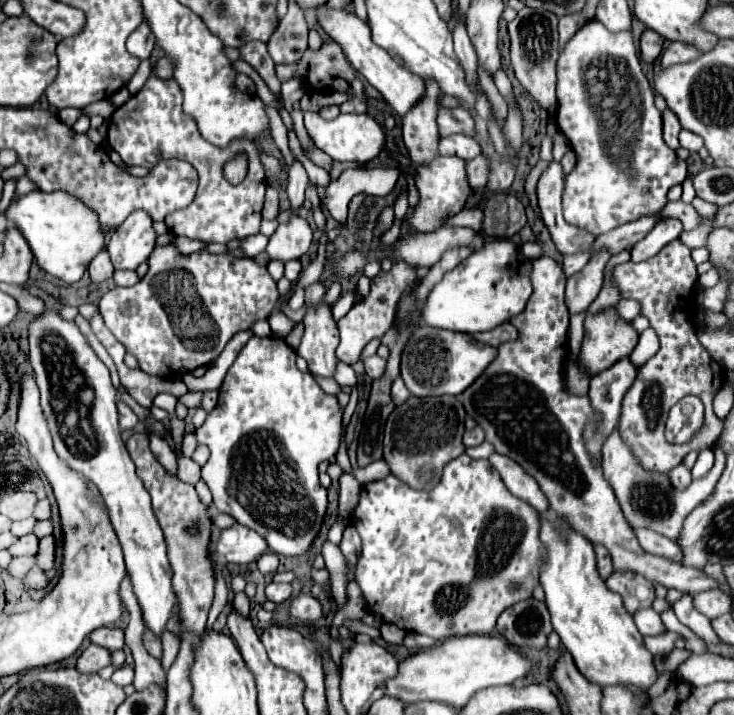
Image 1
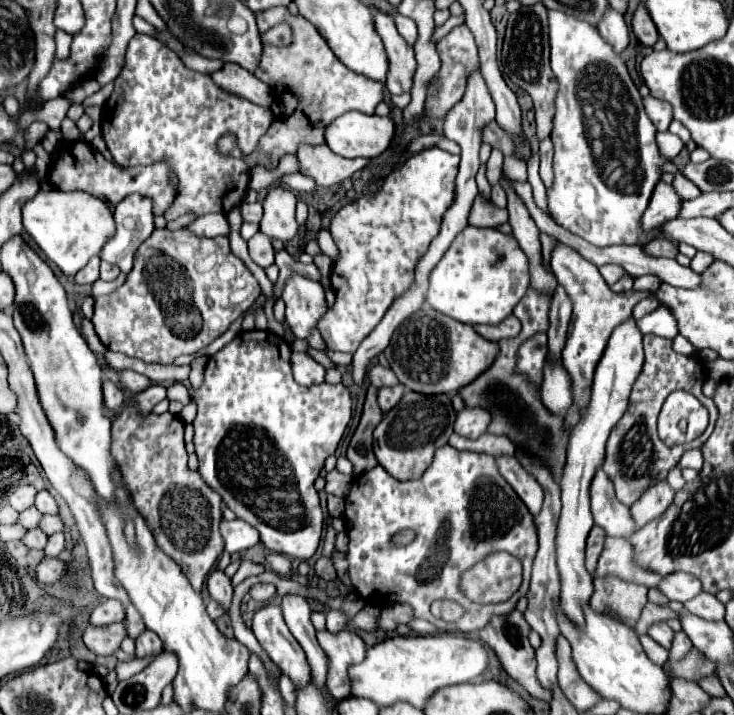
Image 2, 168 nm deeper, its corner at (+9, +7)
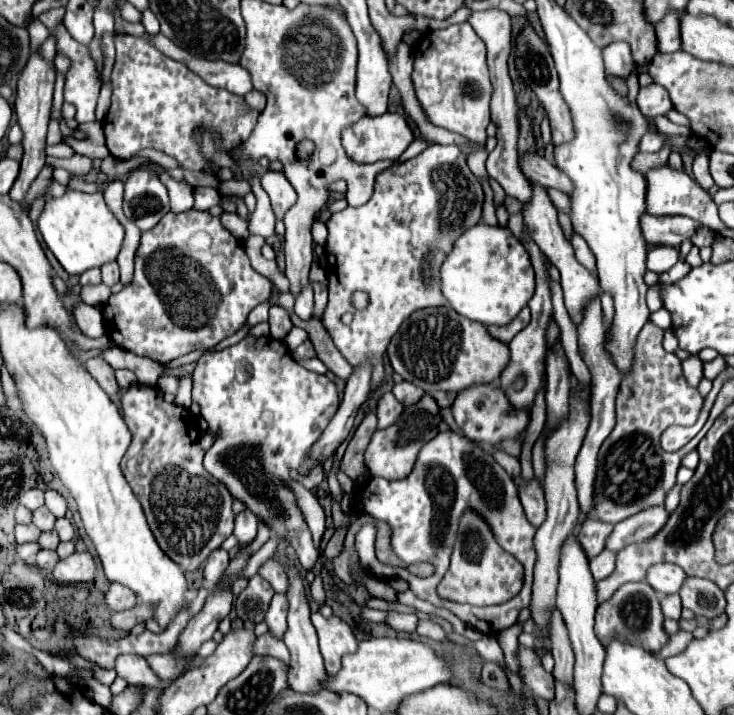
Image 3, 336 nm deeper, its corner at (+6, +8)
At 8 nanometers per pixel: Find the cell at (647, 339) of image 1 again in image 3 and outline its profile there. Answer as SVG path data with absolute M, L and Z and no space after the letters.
M660 308L658 312L650 314L650 322L654 322L656 326L660 326L662 330L666 330L666 328L670 328L670 326L672 326L672 320L670 320L670 312L668 312L666 308Z

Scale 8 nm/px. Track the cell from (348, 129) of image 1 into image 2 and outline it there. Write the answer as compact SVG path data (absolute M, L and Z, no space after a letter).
M349 111L325 127L325 143L341 157L379 157L391 143L395 125L389 117Z

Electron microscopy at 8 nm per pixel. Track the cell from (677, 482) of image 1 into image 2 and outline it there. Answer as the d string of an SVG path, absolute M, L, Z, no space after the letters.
M657 481L657 485L651 485L633 505L631 505L631 517L633 521L643 527L651 519L665 513L665 509L673 503L675 491L667 481Z

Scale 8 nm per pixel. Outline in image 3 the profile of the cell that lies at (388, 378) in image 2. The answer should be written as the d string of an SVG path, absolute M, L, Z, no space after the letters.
M400 382L400 384L394 386L392 394L394 394L396 400L400 400L404 406L412 406L412 404L416 404L416 402L424 396L424 390L418 388L418 386L414 386L414 384L410 384L410 382Z

